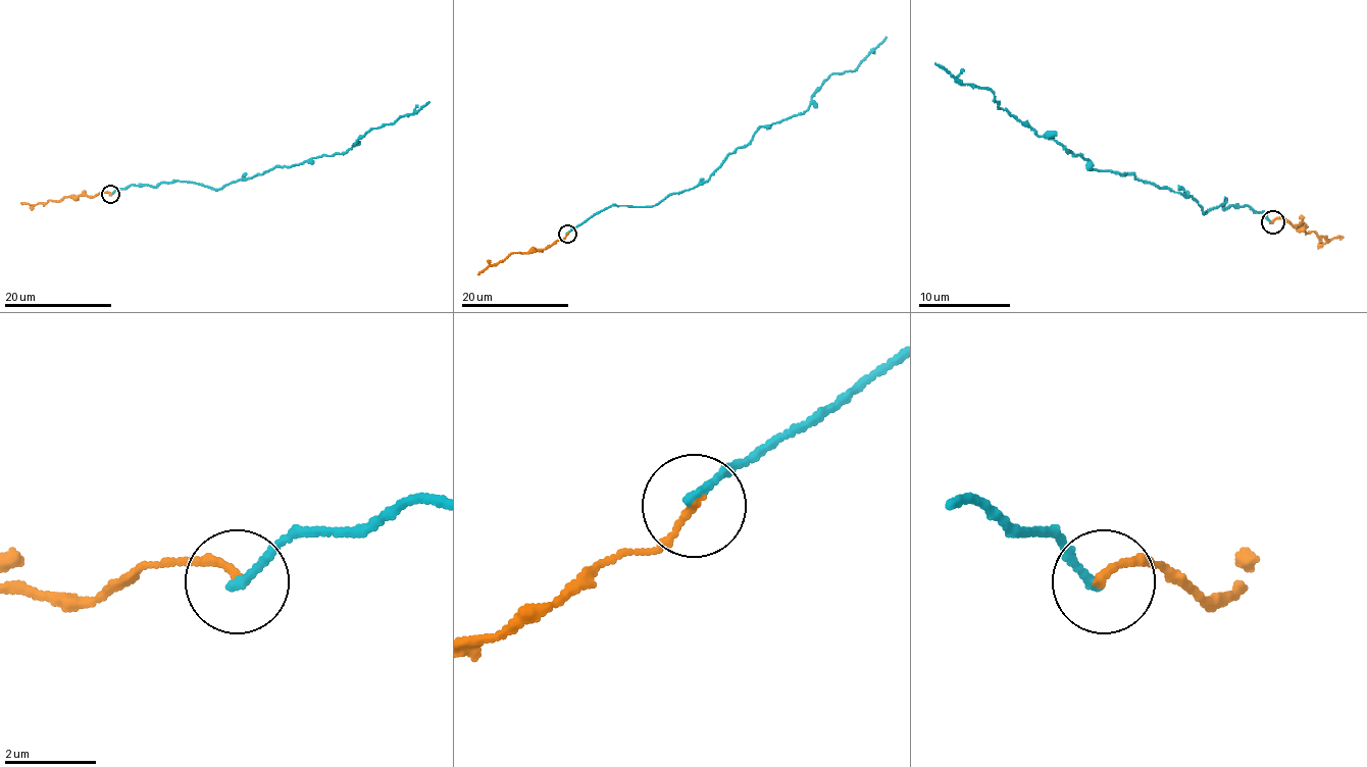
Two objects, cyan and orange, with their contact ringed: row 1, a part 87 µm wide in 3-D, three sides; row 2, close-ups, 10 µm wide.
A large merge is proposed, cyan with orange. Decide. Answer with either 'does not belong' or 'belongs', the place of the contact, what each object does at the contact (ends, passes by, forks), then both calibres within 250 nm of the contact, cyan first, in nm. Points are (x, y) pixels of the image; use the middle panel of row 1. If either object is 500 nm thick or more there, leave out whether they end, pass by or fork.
belongs; place (567, 234); cyan ends; orange ends; calibres 160 and 170 nm

